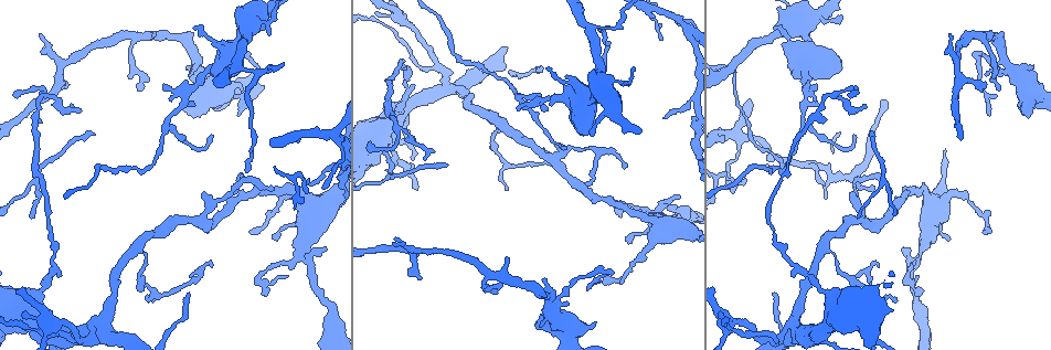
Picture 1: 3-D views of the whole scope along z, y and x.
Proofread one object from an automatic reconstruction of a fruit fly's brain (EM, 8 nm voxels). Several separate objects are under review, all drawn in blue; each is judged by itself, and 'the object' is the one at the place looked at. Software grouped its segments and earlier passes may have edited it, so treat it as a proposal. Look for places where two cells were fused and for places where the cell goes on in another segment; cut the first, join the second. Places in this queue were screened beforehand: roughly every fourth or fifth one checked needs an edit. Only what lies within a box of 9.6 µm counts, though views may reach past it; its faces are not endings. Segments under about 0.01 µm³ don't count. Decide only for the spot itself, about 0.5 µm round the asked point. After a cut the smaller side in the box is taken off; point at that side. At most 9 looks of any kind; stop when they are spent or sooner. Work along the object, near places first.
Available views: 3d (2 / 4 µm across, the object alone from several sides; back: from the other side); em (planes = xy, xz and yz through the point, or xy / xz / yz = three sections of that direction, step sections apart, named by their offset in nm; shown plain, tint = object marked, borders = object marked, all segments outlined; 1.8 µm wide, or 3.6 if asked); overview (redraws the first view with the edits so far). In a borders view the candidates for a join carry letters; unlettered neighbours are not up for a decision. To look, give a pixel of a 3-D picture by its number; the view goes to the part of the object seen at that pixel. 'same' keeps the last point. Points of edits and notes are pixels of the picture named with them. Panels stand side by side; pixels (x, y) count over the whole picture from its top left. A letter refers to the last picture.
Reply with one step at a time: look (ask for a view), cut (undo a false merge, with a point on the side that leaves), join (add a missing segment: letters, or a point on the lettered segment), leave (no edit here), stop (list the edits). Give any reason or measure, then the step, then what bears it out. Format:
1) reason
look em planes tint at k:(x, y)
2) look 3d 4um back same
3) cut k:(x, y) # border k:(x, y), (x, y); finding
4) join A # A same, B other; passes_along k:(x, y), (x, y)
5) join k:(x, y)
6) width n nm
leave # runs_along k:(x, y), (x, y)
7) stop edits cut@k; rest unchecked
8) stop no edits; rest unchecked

branch stops here
look em planes borders at 1:(983, 83)

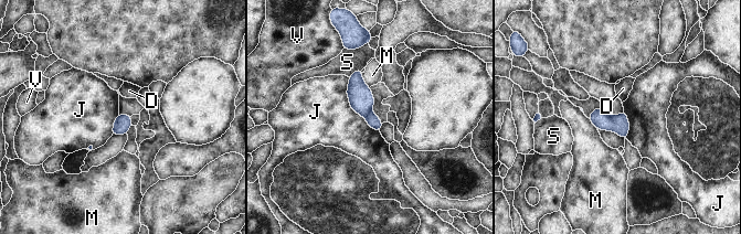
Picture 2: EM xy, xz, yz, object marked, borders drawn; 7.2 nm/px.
longest_contact J 460 nm
leave # D other, J other, M other, S other, V other; border 2:(348, 77), (350, 107), (379, 131); none of them fits

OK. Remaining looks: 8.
an open end
look em yz step 16 borders at 1:(240, 88)

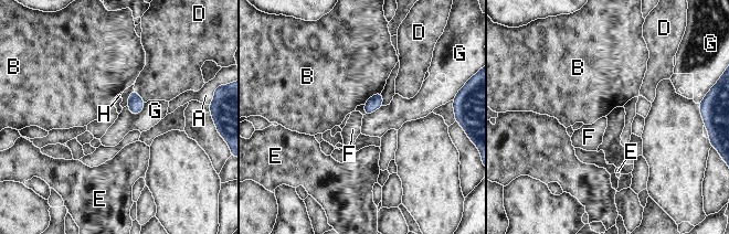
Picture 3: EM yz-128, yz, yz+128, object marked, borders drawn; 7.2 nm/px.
look em planes borders same

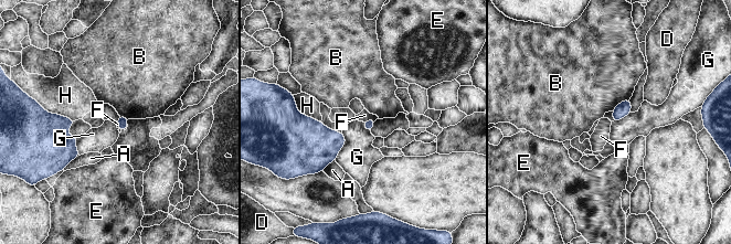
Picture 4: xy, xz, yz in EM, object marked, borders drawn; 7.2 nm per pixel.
leave # A other, B other, D other, E other, F other, G other, H other; border 4:(374, 119), (368, 119), (364, 123); none of them fits

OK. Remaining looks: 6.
calibre changes
look em xy step 8 tint at 1:(227, 56)

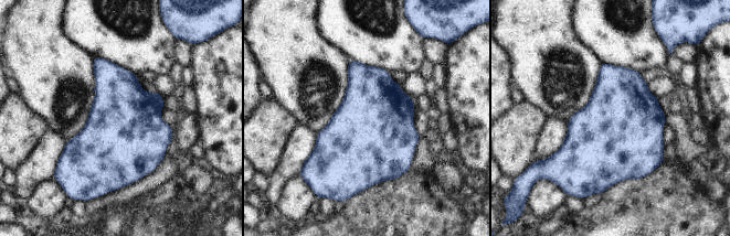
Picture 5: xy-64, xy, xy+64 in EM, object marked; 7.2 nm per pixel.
another direction
look em planes tint same

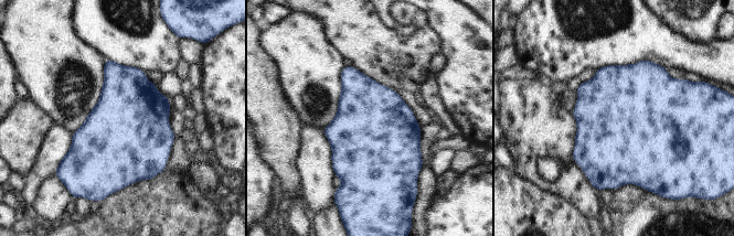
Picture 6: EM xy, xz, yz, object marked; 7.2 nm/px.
look em planes borders same

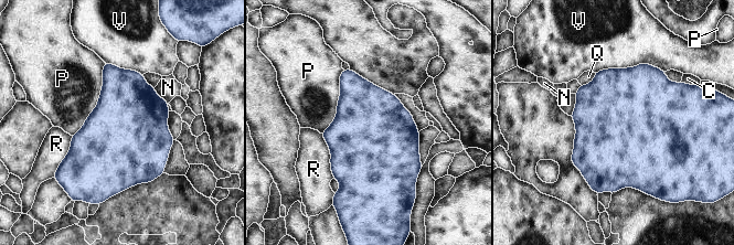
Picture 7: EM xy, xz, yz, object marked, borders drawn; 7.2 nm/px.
leave # C other, N other, P other, Q other, R other, V other; border 7:(105, 63), (97, 105), (72, 136); one cell here

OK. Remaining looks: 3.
a narrow waist
look em planes borders at 1:(137, 248)

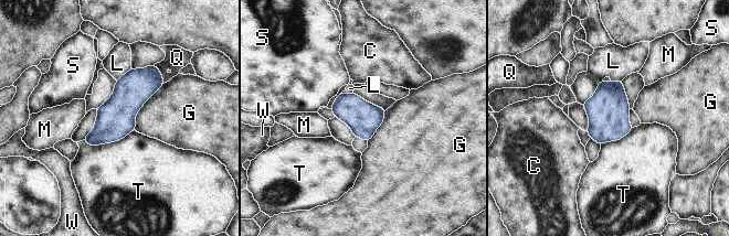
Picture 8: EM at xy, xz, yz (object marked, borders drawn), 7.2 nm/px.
leave # C other, G other, L other, M other, Q other, S other, T other, W other; border 8:(165, 83), (139, 109), (134, 129); one cell here

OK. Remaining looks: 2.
stop no edits; rest unchecked

